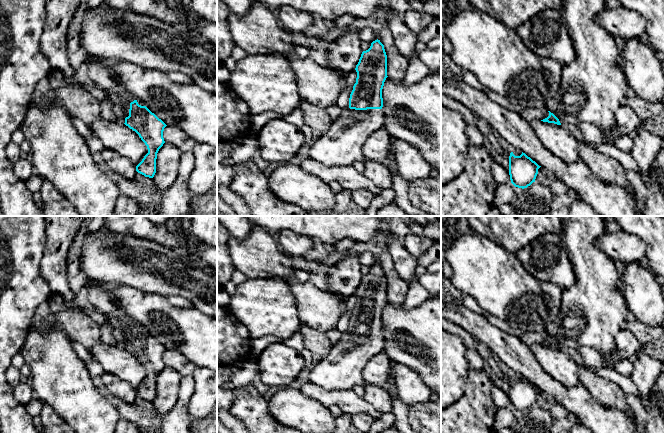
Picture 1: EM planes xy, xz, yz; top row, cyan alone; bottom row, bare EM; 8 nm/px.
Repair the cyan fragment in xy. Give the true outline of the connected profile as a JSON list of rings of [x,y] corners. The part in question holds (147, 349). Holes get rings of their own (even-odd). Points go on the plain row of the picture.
[[[106,316],[117,340],[125,342],[125,349],[135,355],[145,367],[148,377],[136,390],[136,395],[145,401],[153,402],[156,397],[156,383],[159,373],[165,367],[164,352],[167,350],[140,325],[129,318]]]

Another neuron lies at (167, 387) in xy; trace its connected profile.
[[[167,366],[163,368],[157,377],[156,397],[152,402],[154,410],[163,415],[172,410],[179,397],[181,379],[177,371]]]

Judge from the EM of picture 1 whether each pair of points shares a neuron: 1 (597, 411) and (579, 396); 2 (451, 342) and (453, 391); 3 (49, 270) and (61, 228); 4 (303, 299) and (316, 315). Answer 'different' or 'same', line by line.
1: same
2: same
3: same
4: same

